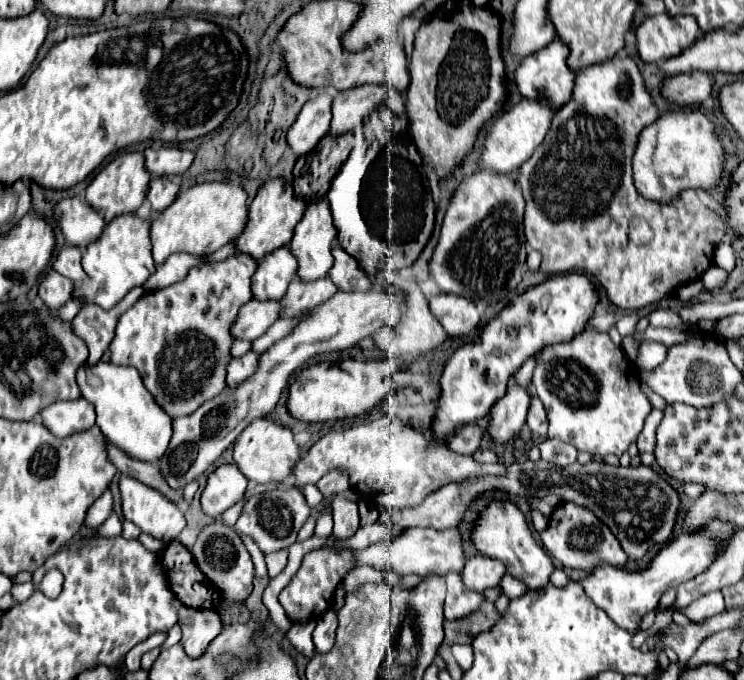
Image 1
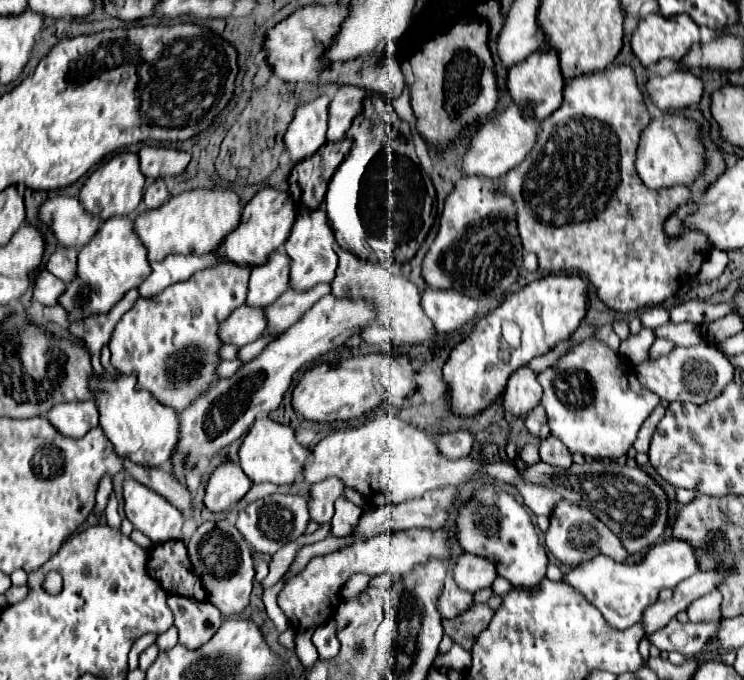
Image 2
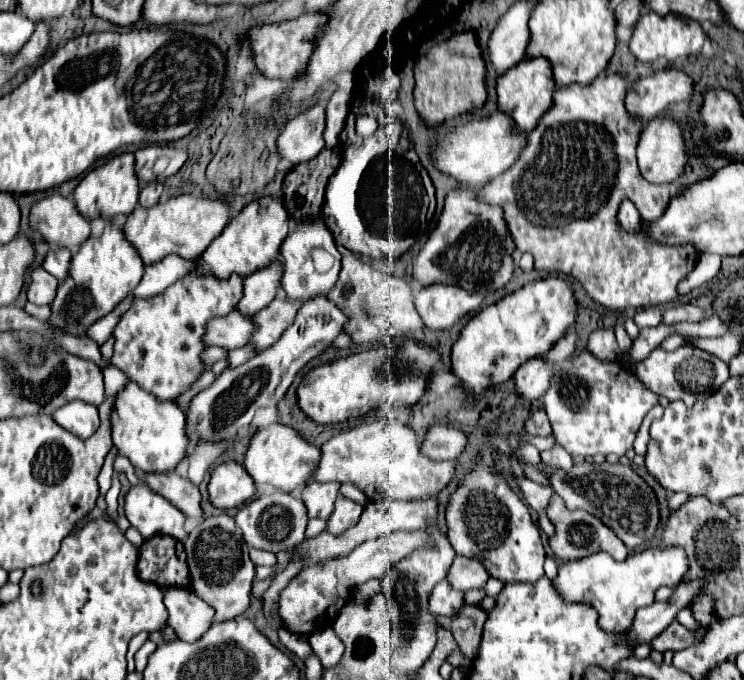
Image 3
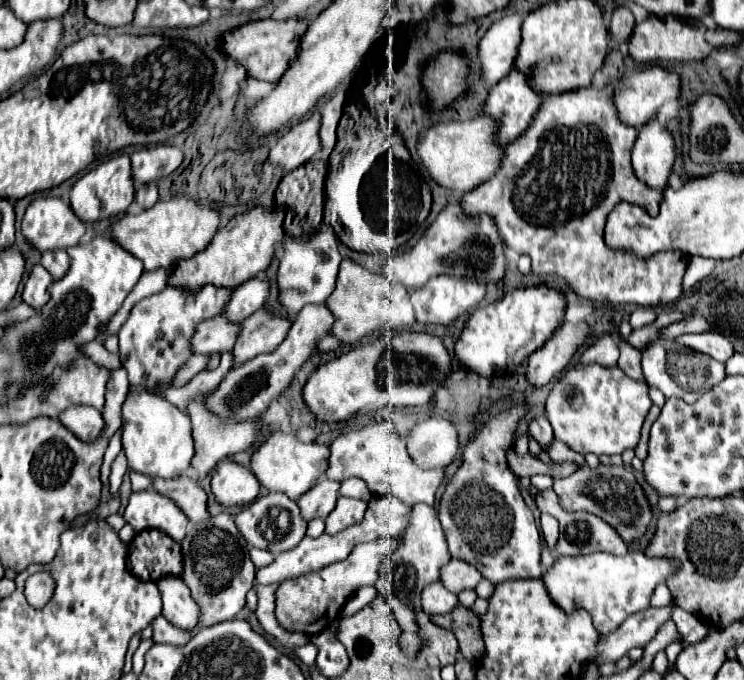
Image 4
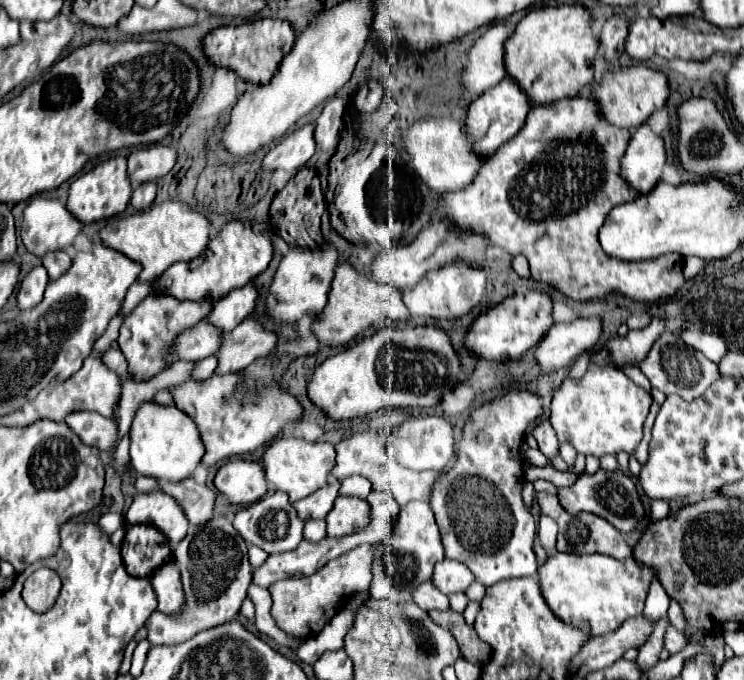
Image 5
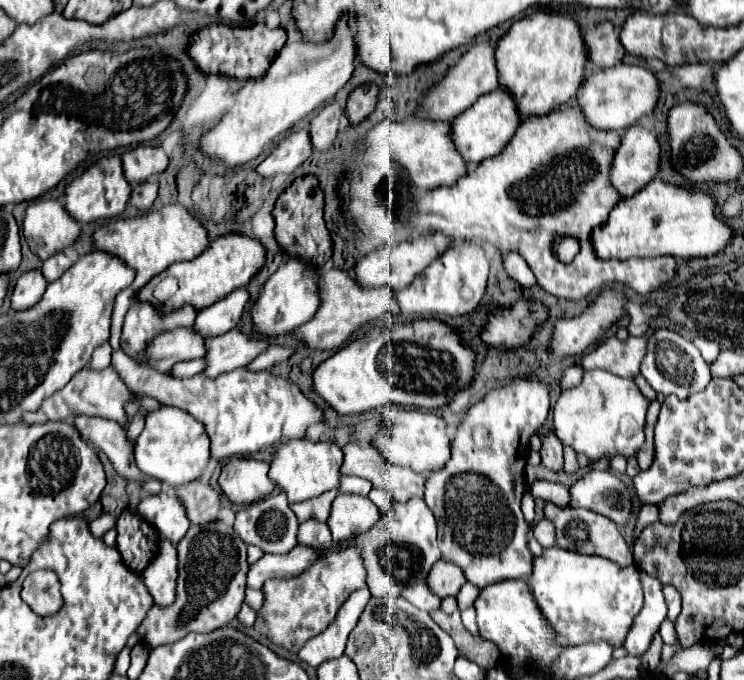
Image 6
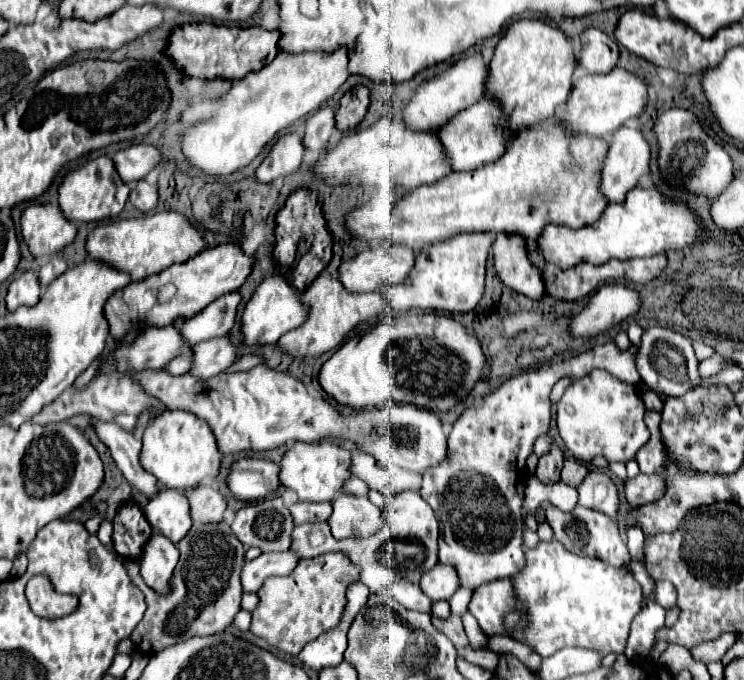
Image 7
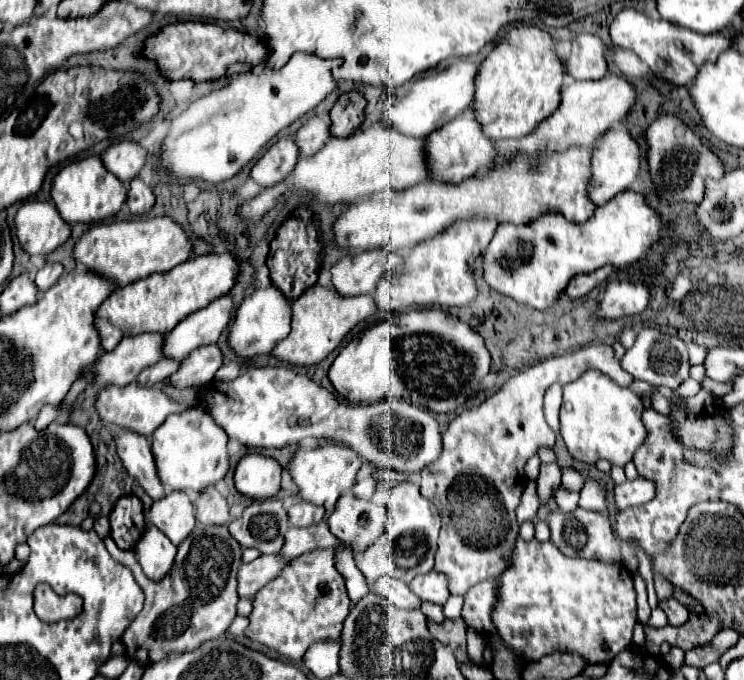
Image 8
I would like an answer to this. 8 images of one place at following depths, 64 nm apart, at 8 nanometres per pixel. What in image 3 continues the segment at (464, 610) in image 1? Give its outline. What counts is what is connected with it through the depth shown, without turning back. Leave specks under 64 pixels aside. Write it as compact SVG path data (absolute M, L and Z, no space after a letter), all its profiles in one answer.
M446 580L436 584L432 596L428 596L428 610L434 616L454 616L464 606L464 594L450 588Z

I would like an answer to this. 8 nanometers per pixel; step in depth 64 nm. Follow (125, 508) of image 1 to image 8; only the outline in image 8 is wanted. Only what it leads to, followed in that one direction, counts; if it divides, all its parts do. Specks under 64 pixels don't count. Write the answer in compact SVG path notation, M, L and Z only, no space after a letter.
M170 492L166 498L156 500L150 510L150 522L178 546L196 526L196 510L190 496L184 492Z

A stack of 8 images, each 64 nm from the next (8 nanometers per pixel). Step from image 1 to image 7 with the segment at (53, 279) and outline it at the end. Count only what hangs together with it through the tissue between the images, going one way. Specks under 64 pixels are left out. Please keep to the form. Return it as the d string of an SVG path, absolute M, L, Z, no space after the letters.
M24 272L14 278L4 296L6 310L12 312L18 306L34 306L40 300L40 284L34 272Z

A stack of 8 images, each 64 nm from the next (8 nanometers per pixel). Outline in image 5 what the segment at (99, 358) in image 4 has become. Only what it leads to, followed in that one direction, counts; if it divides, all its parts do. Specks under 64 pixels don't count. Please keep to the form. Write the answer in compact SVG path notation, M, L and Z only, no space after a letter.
M108 350L108 352L102 356L102 362L104 362L108 368L112 368L112 370L122 378L122 382L126 382L126 380L132 378L130 372L128 372L128 362L126 362L126 358L124 358L124 354L122 354L120 350Z

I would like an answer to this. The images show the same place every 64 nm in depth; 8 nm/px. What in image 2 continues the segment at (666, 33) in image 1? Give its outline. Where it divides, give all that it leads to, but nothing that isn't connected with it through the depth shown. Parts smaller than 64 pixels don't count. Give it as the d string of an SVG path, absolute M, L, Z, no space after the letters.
M650 14L644 20L640 20L638 28L634 30L634 34L630 38L632 52L644 66L656 64L662 58L682 60L688 54L688 50L692 48L692 44L698 44L698 42L700 42L700 30L690 20L688 14L678 14L678 16L670 16L670 18L664 18L662 14Z

